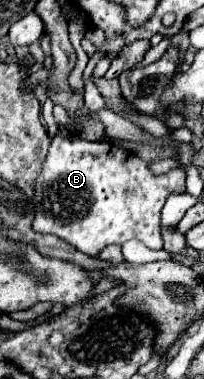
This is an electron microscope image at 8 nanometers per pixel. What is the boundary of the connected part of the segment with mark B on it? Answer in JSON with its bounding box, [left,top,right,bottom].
[32,136,186,256]

